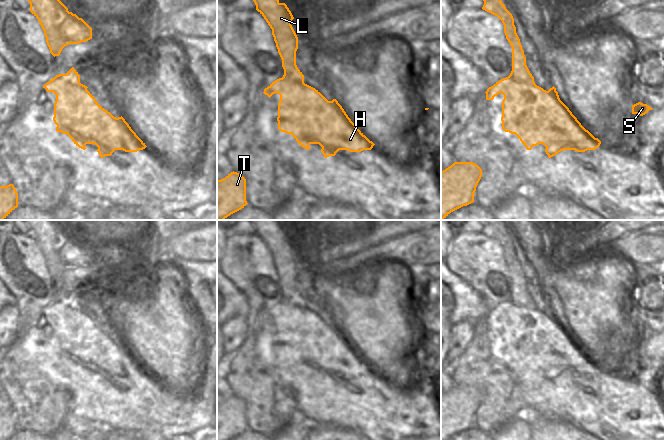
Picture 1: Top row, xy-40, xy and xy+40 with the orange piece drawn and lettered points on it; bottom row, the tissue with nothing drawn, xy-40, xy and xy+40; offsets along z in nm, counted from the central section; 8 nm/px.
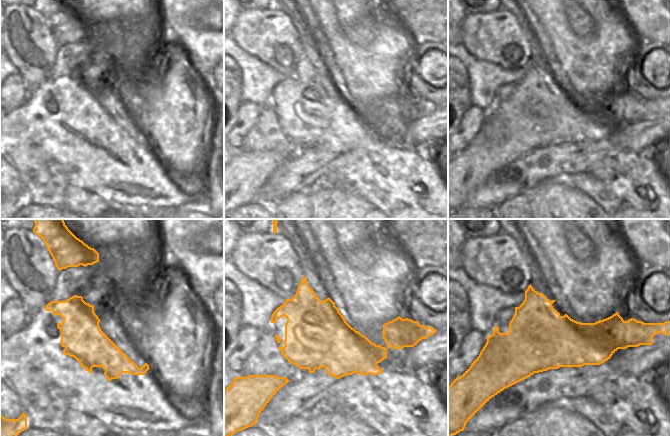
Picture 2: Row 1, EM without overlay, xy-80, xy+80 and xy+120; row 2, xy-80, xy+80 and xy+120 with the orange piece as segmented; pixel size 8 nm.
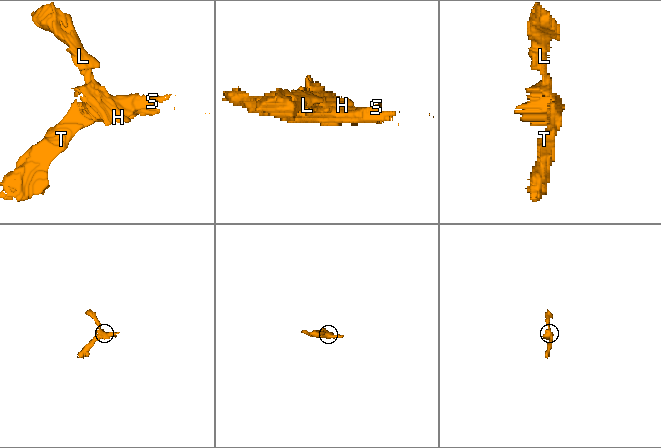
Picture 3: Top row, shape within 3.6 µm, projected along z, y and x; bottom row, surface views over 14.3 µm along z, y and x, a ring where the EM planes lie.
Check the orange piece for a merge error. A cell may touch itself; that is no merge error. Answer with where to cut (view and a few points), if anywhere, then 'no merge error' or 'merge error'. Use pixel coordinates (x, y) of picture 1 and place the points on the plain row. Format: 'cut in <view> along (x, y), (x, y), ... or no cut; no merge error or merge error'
cut in xy+40 along (506, 301), (512, 301), (525, 309), (534, 308); merge error

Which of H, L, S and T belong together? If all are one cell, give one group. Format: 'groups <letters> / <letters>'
groups H S T / L

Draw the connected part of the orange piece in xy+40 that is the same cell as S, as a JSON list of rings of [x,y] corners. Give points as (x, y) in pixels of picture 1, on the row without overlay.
[[[638,326],[634,329],[632,329],[632,338],[638,338],[640,340],[645,339],[649,334],[652,334],[650,330],[647,328],[643,328],[641,326]]]

